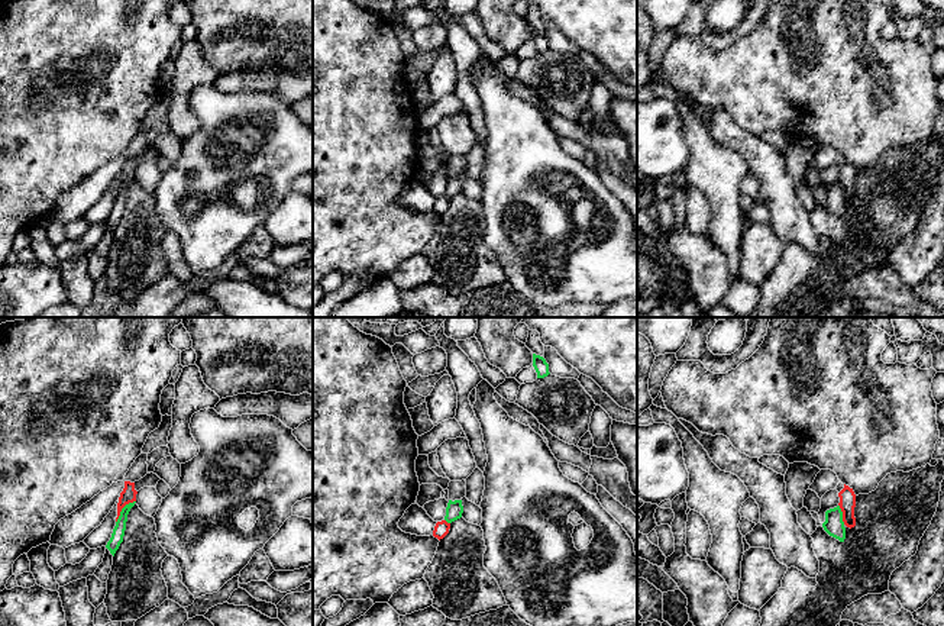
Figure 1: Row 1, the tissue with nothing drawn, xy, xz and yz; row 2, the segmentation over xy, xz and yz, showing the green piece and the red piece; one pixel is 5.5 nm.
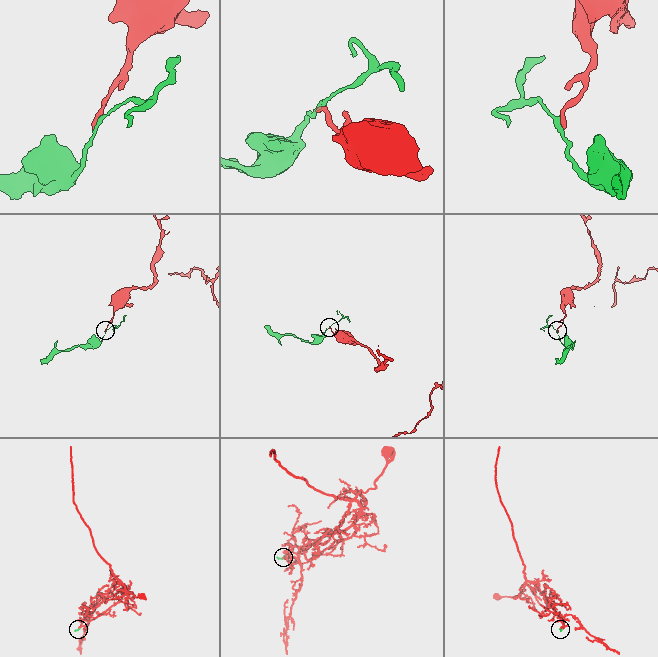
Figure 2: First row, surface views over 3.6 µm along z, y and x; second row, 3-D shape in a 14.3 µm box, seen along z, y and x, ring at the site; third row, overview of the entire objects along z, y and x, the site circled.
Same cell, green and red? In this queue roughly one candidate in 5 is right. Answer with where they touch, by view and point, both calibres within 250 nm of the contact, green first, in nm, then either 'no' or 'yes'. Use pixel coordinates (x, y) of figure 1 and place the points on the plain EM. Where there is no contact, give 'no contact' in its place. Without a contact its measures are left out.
meets green in xy at (122, 184); 70 nm thick on the green side, 80 nm on the other; no

